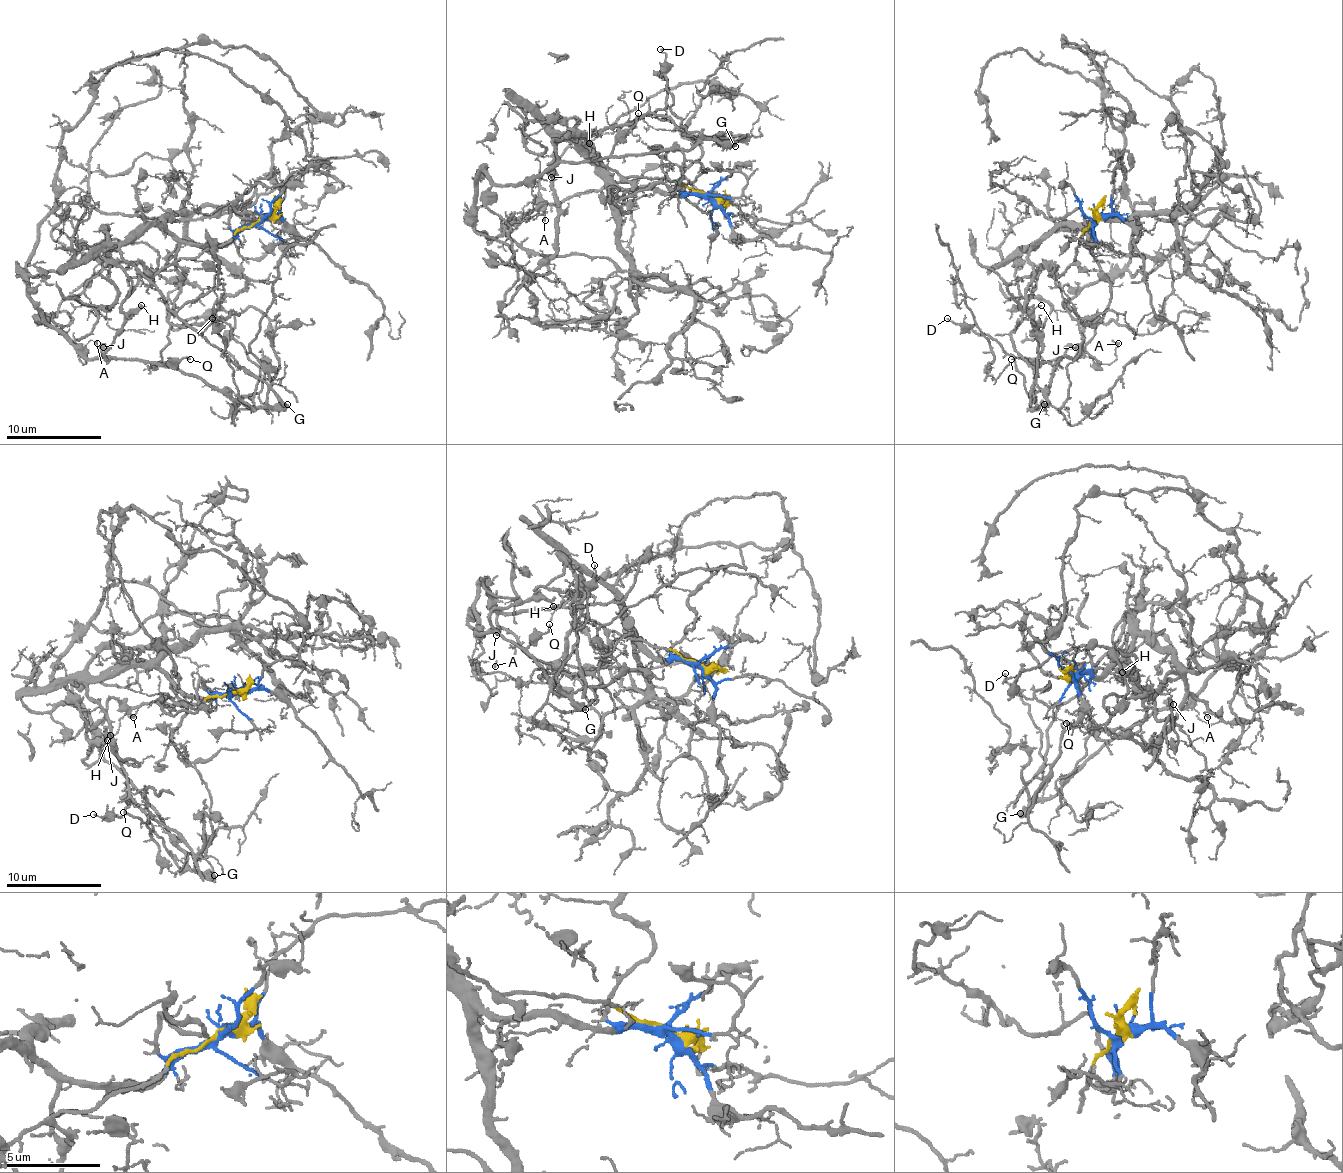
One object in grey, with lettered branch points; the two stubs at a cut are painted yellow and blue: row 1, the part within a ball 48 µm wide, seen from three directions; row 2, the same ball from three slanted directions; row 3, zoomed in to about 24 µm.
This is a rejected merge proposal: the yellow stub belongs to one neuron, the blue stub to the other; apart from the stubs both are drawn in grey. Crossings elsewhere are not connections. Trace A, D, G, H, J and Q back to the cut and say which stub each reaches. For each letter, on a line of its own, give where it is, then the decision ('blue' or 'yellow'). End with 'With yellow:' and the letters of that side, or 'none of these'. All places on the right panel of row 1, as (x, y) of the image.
A: place (1118, 343); yellow
D: place (947, 318); yellow
G: place (1044, 404); yellow
H: place (1041, 305); yellow
J: place (1075, 347); yellow
Q: place (1011, 359); yellow
With yellow: A, D, G, H, J, Q

